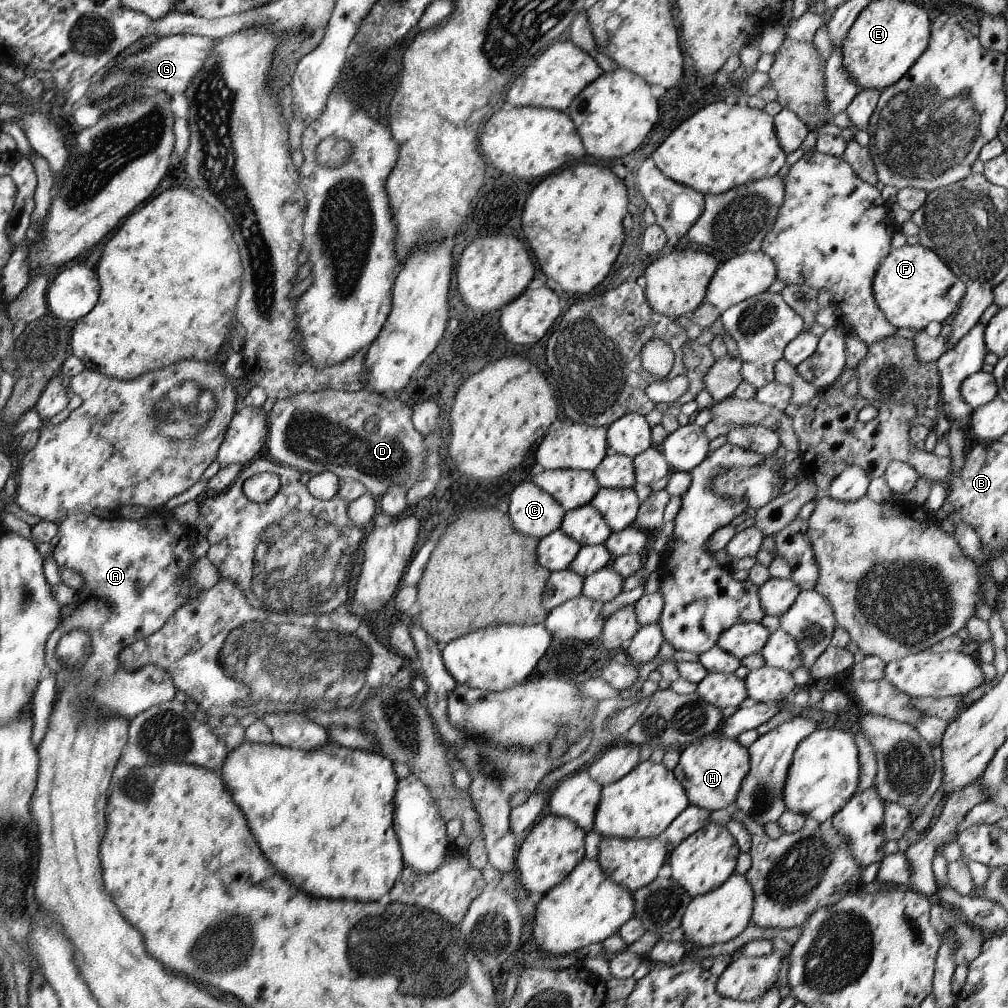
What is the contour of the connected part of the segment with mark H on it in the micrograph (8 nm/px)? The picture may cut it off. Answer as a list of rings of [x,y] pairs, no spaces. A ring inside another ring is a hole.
[[[706,736],[681,749],[674,775],[682,784],[690,804],[708,812],[731,809],[737,800],[742,782],[750,769],[749,753],[736,739],[723,736]]]

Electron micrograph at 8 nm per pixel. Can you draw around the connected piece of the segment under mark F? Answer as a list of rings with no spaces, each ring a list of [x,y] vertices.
[[[918,244],[892,249],[882,260],[873,279],[872,293],[887,322],[898,328],[925,330],[932,321],[943,323],[955,314],[966,286],[938,257],[936,252]]]

